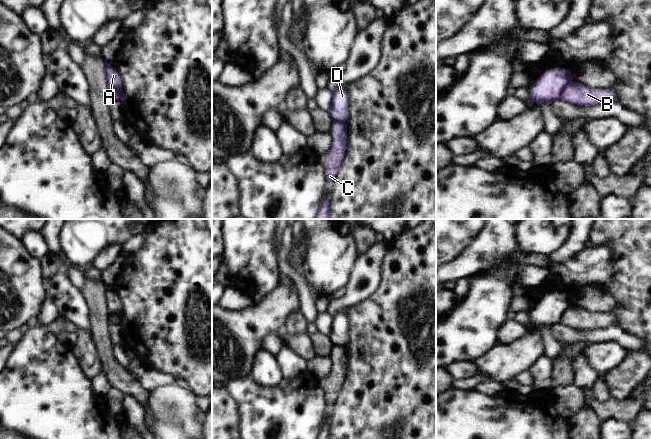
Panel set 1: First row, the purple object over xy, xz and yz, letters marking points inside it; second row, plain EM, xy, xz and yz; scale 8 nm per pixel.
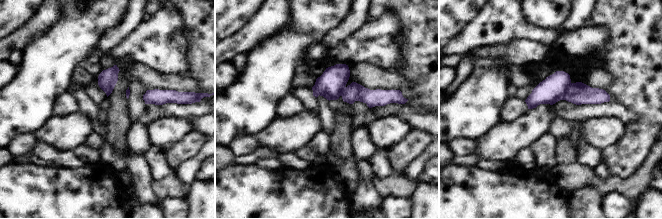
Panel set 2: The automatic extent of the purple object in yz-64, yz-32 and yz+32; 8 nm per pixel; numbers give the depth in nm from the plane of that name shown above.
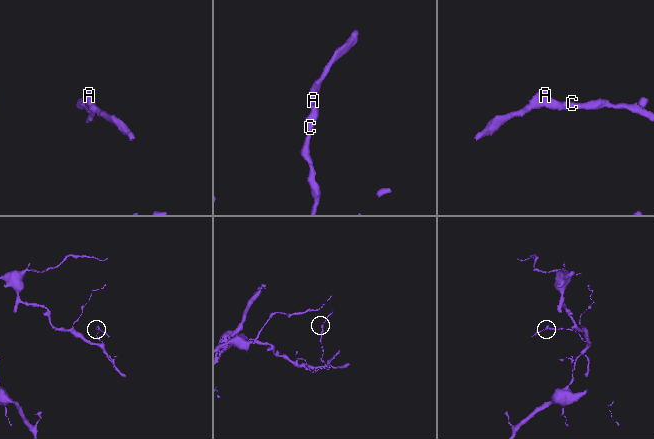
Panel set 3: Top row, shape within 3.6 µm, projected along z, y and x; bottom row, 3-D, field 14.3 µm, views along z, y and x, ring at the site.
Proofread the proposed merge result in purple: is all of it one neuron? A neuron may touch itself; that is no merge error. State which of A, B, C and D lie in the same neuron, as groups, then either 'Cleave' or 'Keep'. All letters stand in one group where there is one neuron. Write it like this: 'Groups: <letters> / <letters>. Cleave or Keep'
Groups: A D / B C. Cleave.

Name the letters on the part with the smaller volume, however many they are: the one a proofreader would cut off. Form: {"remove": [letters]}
{"remove": ["A", "D"]}

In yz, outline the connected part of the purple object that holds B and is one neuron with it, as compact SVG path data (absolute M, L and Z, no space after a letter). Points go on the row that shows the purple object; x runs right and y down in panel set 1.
M572 80L562 91L562 100L580 106L592 106L595 104L617 102L617 97L616 94L609 89L591 89Z

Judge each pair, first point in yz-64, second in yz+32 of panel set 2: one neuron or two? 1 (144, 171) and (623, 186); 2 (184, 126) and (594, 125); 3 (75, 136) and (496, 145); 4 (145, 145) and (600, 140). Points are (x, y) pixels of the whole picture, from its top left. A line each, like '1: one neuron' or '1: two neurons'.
1: two neurons
2: one neuron
3: one neuron
4: two neurons

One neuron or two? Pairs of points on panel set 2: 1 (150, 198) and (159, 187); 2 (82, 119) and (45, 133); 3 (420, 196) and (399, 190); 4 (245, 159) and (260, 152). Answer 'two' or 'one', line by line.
1: two
2: one
3: two
4: one

